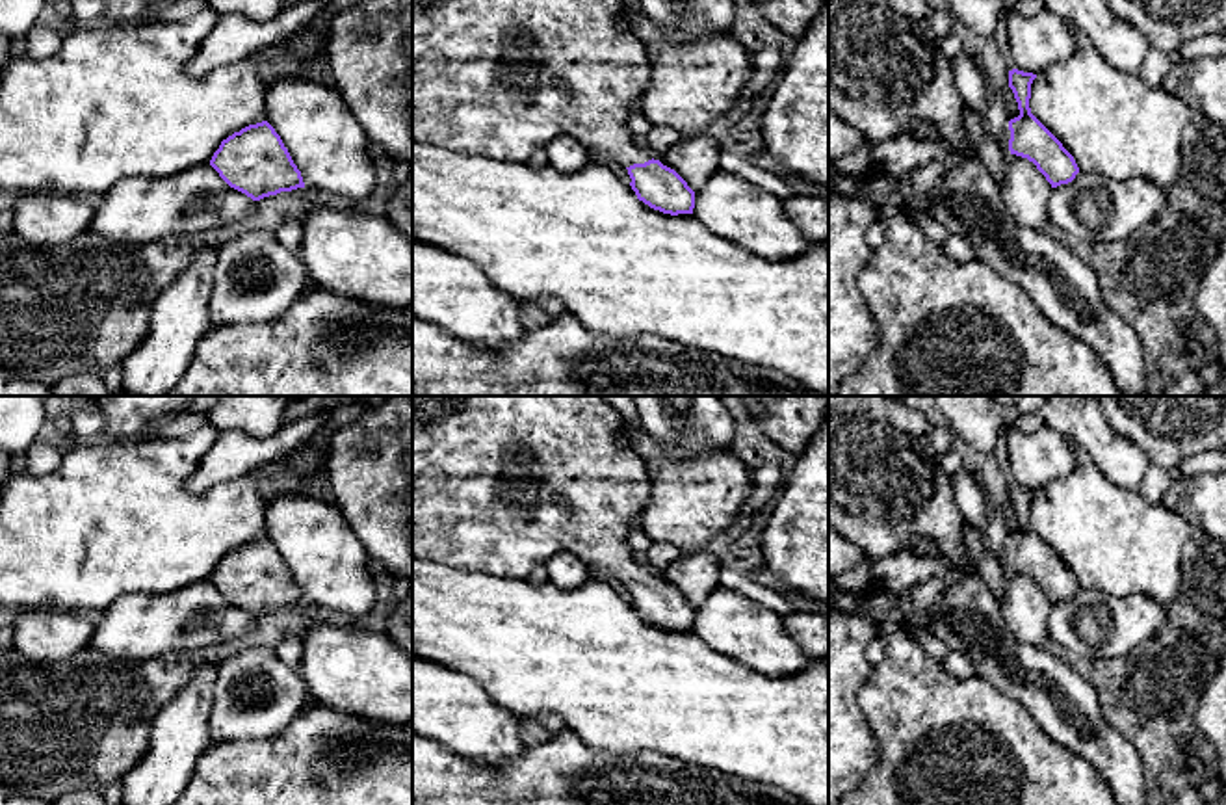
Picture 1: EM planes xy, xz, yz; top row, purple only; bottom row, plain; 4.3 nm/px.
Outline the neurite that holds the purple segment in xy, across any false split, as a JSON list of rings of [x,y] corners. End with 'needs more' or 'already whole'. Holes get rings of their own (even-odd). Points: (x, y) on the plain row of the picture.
[[[267,537],[223,556],[210,582],[230,604],[253,617],[305,604],[301,587]]]; already whole

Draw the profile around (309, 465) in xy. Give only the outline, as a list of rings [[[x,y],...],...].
[[[310,444],[288,455],[292,472],[297,480],[295,489],[321,496],[321,482],[327,478],[329,452]]]

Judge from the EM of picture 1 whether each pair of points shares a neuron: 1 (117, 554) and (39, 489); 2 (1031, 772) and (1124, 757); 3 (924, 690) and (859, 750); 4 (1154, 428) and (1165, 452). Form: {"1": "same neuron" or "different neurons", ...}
{"1": "same neuron", "2": "different neurons", "3": "different neurons", "4": "same neuron"}

